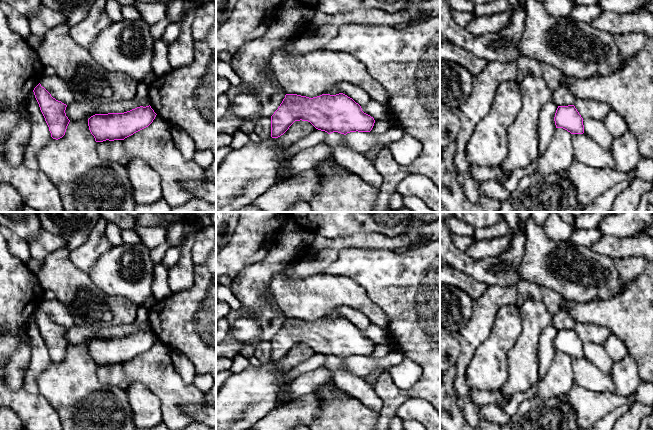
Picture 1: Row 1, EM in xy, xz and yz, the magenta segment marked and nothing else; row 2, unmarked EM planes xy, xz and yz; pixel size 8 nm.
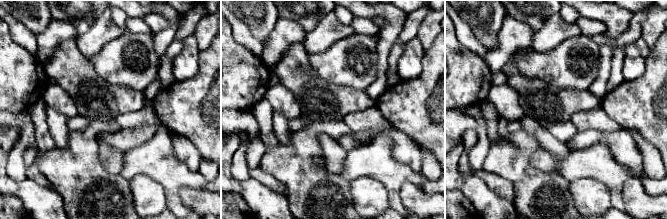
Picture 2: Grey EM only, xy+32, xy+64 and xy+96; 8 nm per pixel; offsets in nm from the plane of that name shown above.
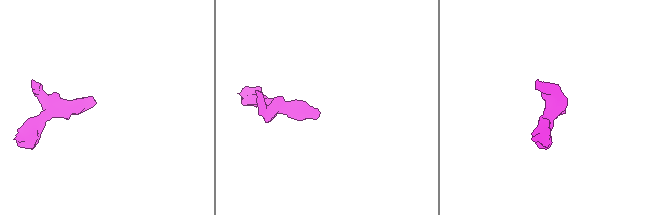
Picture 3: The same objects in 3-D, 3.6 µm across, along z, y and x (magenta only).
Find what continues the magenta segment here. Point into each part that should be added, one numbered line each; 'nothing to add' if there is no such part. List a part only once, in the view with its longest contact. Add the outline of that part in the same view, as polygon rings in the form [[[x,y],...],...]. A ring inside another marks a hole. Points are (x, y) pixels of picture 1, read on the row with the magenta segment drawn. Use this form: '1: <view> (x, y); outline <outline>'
nothing to add

